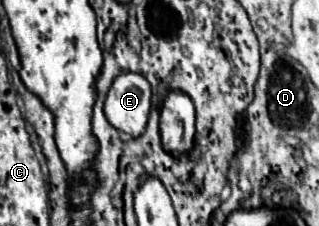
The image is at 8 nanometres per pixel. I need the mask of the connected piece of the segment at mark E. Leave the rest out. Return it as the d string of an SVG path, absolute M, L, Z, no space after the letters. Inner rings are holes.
M132 71L120 73L106 95L104 113L118 131L138 137L150 113L150 83L146 77Z

